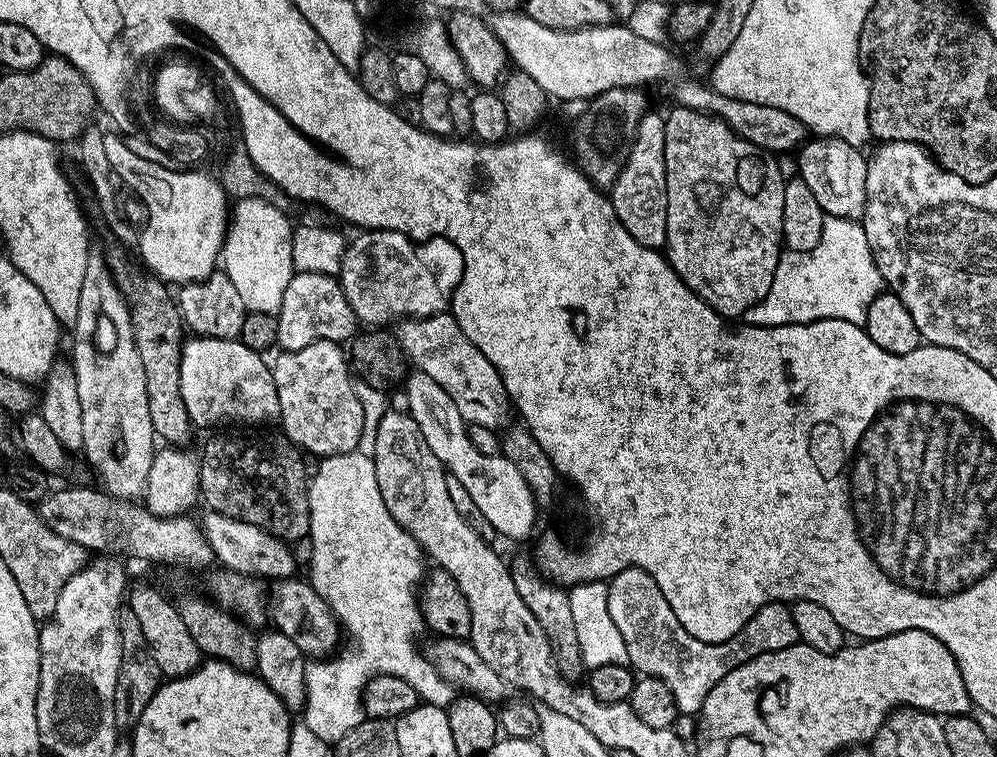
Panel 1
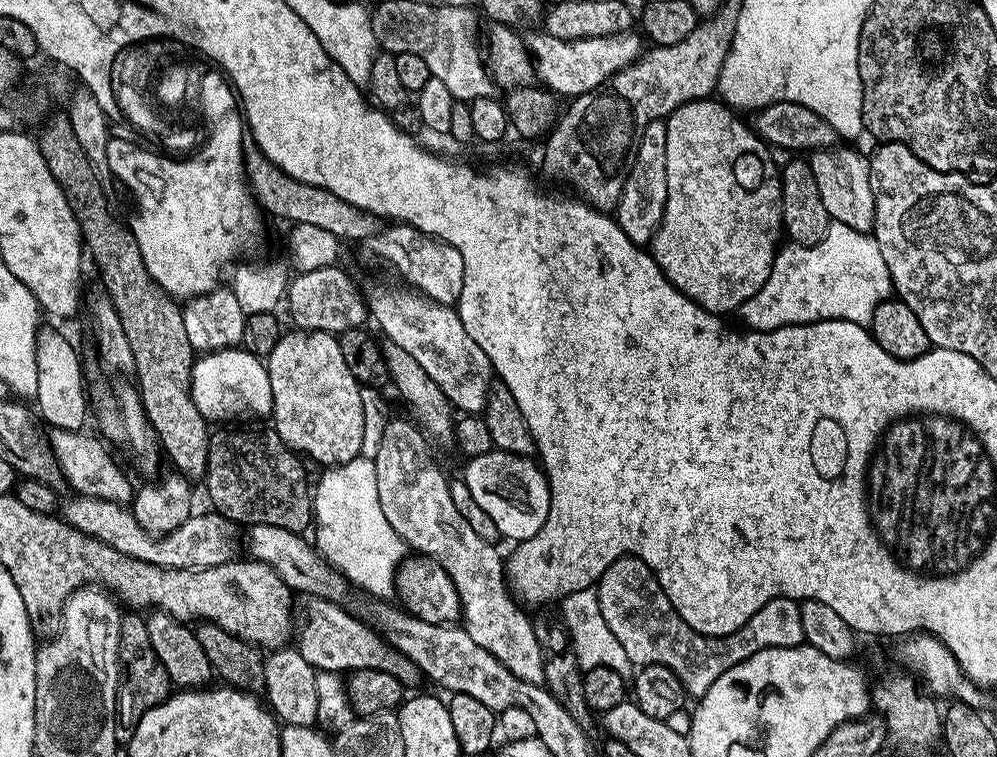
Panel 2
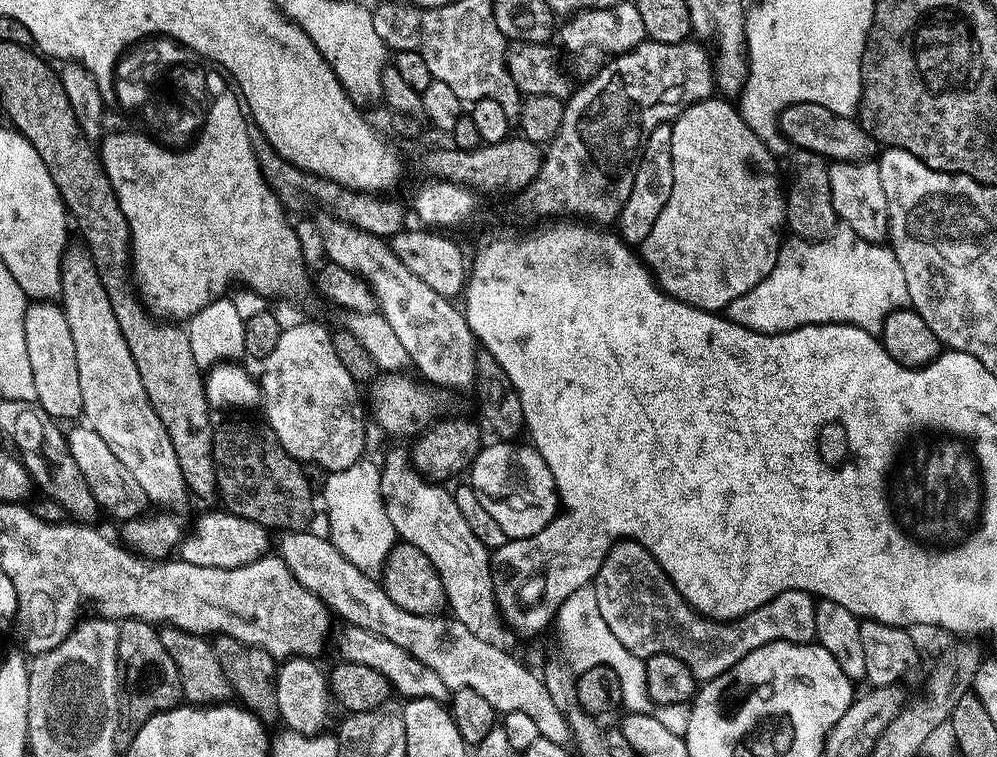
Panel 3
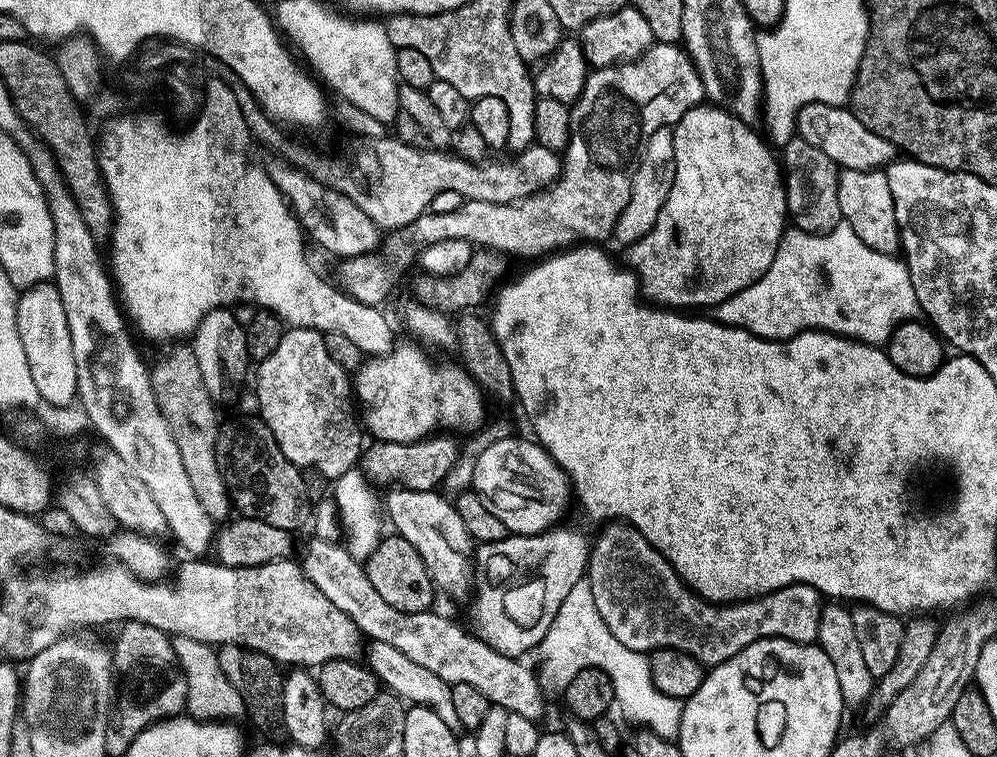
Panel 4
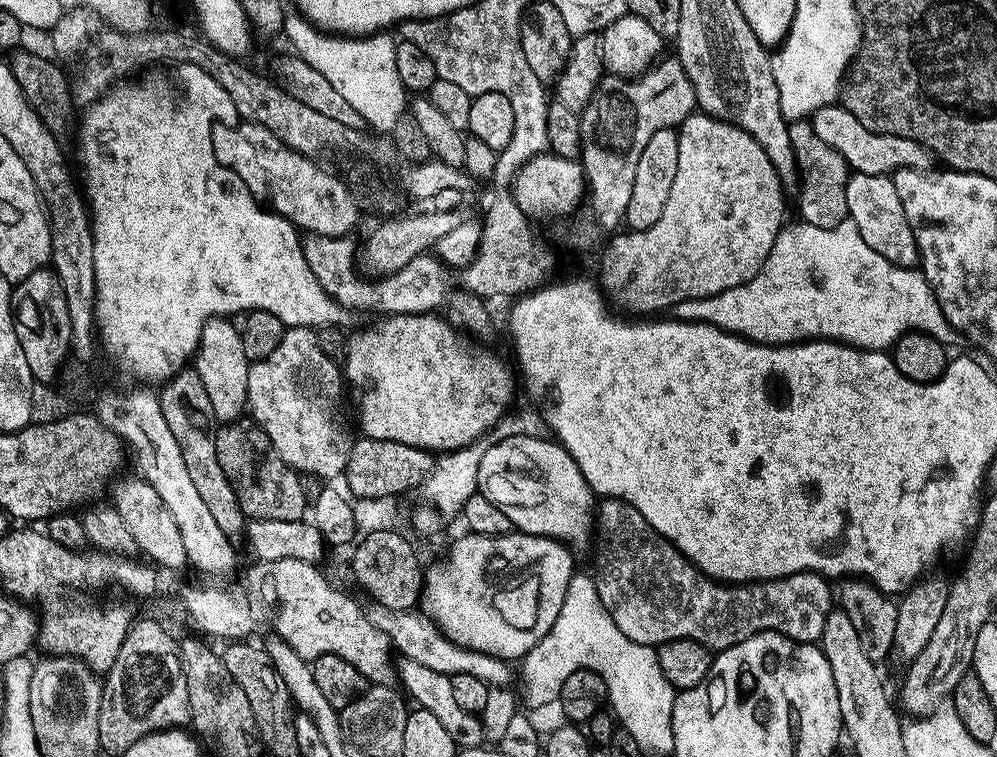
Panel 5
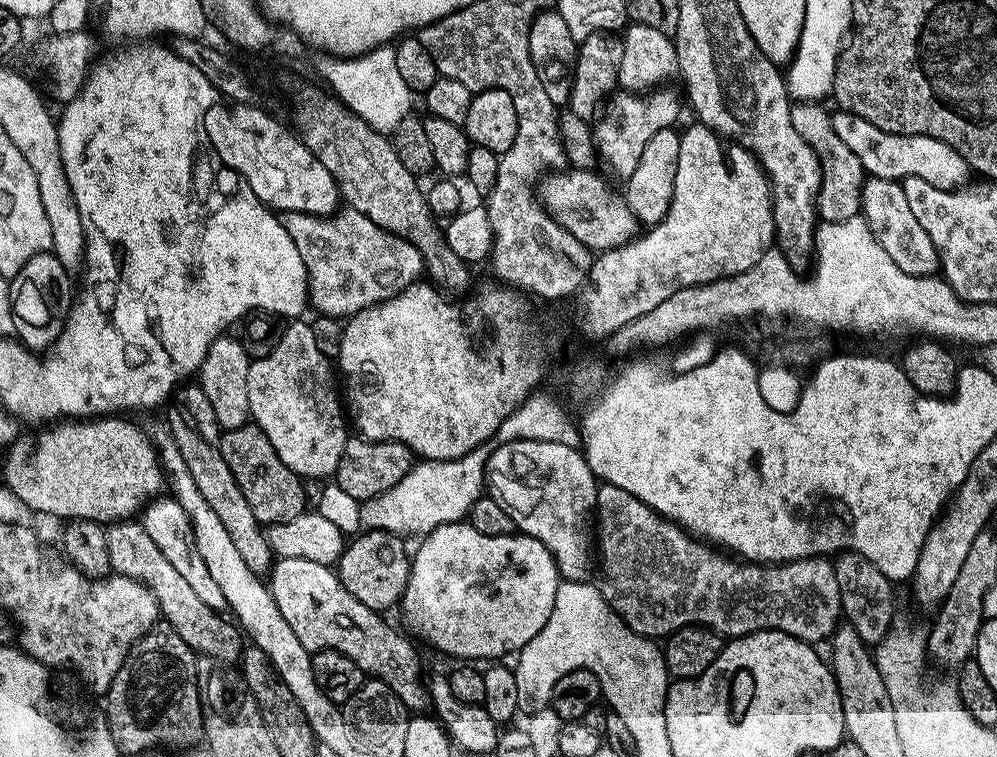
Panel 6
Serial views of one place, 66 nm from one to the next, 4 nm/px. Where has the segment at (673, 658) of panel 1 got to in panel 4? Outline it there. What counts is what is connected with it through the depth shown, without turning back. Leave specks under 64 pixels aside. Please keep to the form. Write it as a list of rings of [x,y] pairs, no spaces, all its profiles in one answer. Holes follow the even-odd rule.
[[[608,522],[601,528],[604,529],[601,530],[600,537],[594,540],[588,553],[586,579],[594,592],[598,613],[602,614],[604,622],[610,628],[610,634],[630,650],[650,654],[655,648],[677,648],[705,666],[715,666],[734,658],[738,650],[767,636],[781,636],[799,644],[811,644],[816,640],[822,607],[820,592],[814,590],[814,586],[791,584],[777,592],[757,596],[754,600],[726,604],[724,606],[728,612],[712,612],[712,652],[708,652],[708,648],[704,648],[704,640],[708,640],[708,636],[704,636],[704,632],[708,632],[708,601],[700,599],[681,580],[672,569],[667,555],[657,545],[649,542],[637,528],[623,522]]]

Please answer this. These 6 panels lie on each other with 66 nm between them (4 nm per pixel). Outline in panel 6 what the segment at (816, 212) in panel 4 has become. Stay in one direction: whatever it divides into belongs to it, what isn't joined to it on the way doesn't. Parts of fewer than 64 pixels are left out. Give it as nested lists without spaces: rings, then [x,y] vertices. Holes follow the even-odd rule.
[[[820,102],[793,103],[792,121],[794,122],[794,128],[798,130],[798,134],[802,134],[802,138],[806,138],[806,142],[816,152],[816,157],[820,160],[820,189],[816,199],[819,219],[826,223],[842,223],[854,215],[861,214],[860,192],[864,186],[866,173],[862,162],[858,162],[858,154],[854,154],[854,150],[850,150],[850,146],[846,146],[846,142],[842,142],[842,138],[838,138],[838,134],[834,134],[829,109],[824,109],[824,106]]]

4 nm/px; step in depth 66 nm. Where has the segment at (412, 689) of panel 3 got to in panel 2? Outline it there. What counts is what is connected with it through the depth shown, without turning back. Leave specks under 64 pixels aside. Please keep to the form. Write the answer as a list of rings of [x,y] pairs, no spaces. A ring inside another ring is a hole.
[[[309,595],[305,597],[305,601],[306,620],[301,630],[299,627],[296,647],[312,668],[337,674],[348,674],[358,669],[382,669],[388,674],[394,674],[410,688],[421,680],[422,673],[416,664],[385,641],[377,629],[371,630],[366,623],[342,608],[339,601]]]

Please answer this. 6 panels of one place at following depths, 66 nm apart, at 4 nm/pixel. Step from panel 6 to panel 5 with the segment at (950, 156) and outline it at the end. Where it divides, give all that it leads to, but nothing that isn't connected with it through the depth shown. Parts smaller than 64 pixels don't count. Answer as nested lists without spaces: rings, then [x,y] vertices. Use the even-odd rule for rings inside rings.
[[[839,103],[827,104],[824,108],[812,113],[810,123],[814,134],[822,138],[828,146],[838,150],[847,161],[853,173],[861,172],[866,175],[894,174],[900,168],[919,168],[928,170],[933,167],[934,157],[927,148],[910,138],[898,138],[890,134],[878,134],[874,130],[866,130],[850,110],[846,110]]]

